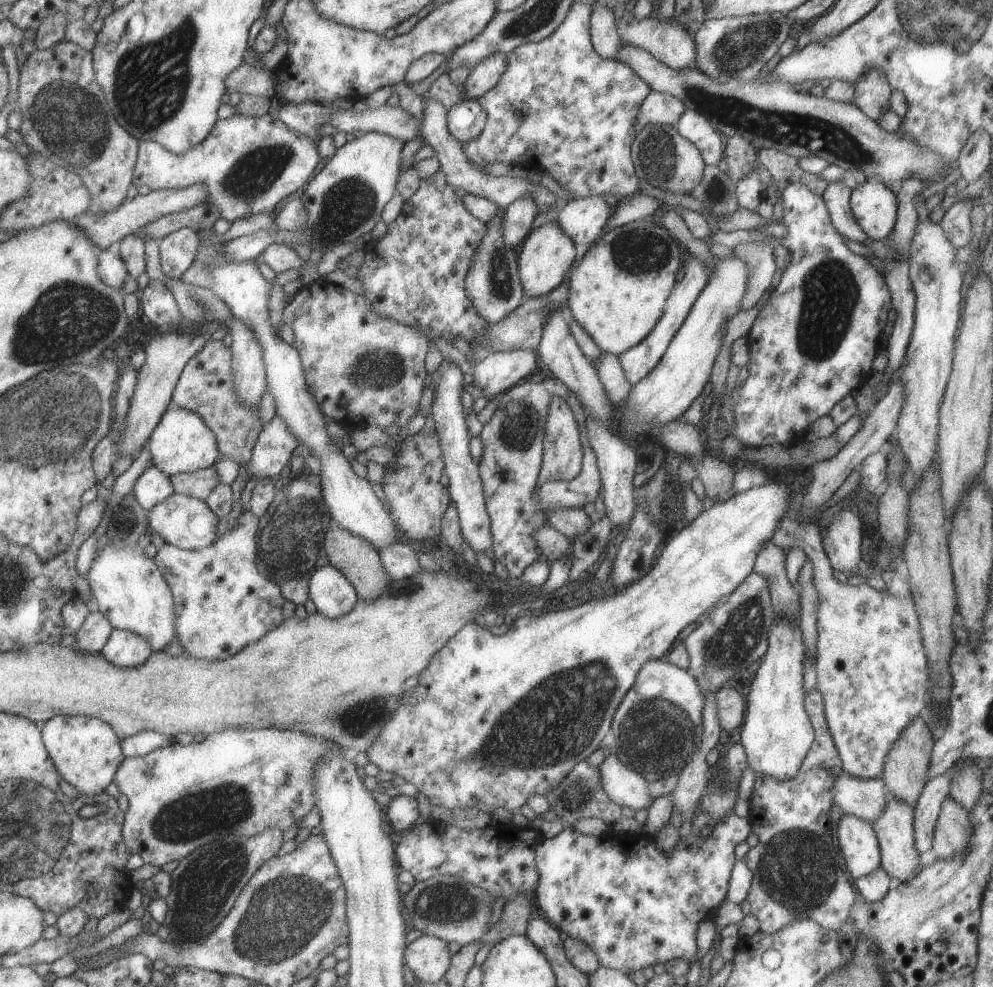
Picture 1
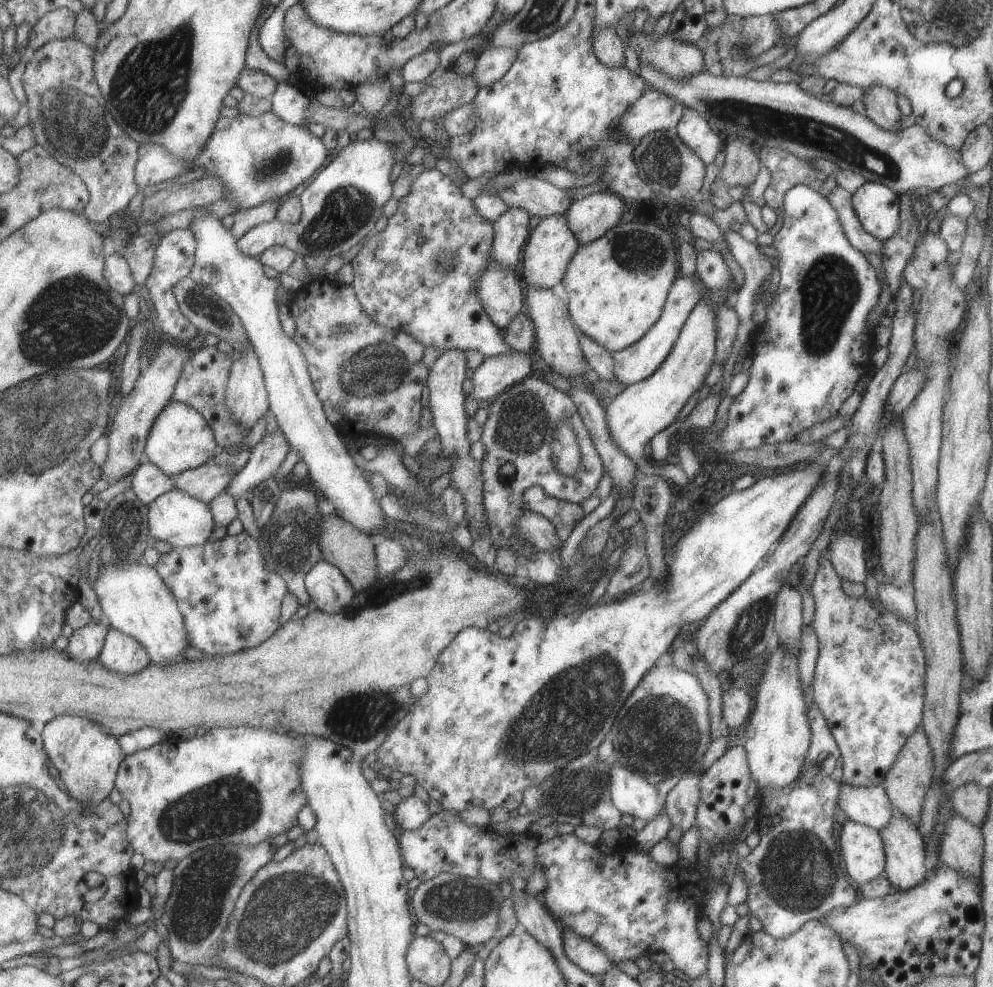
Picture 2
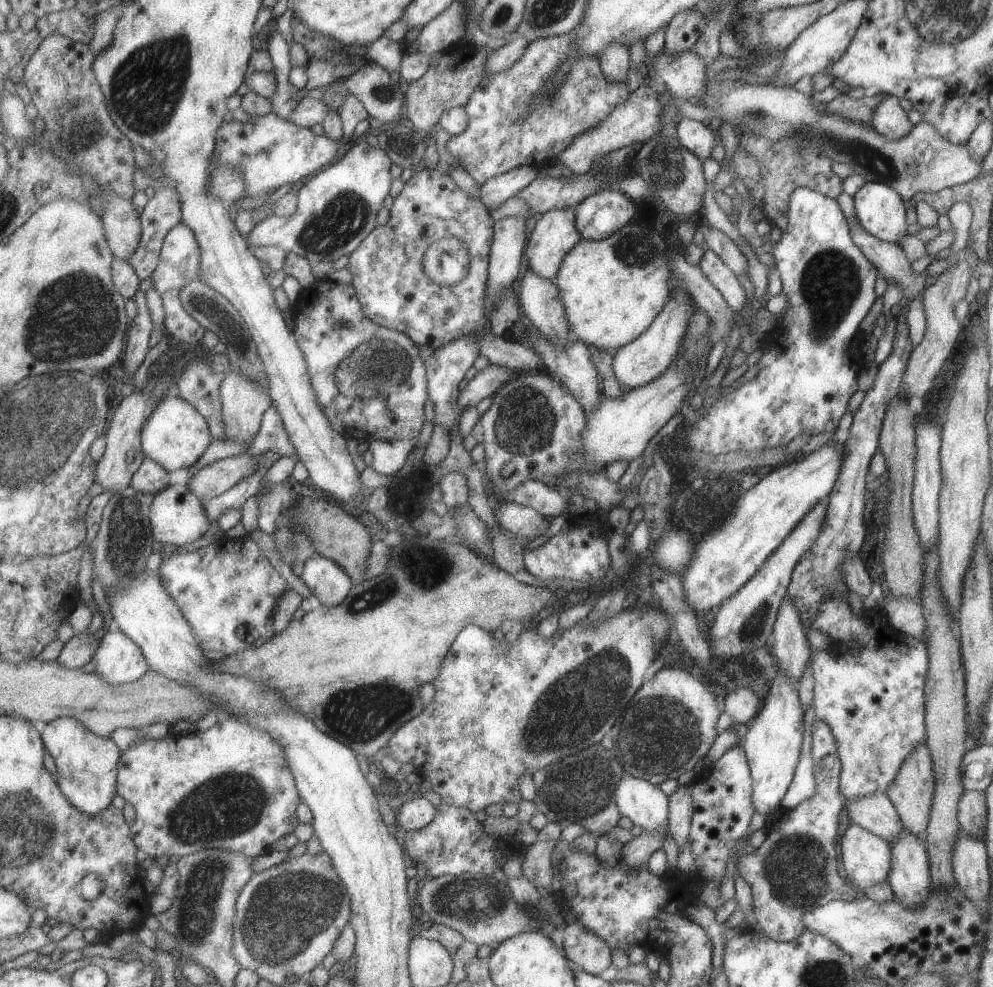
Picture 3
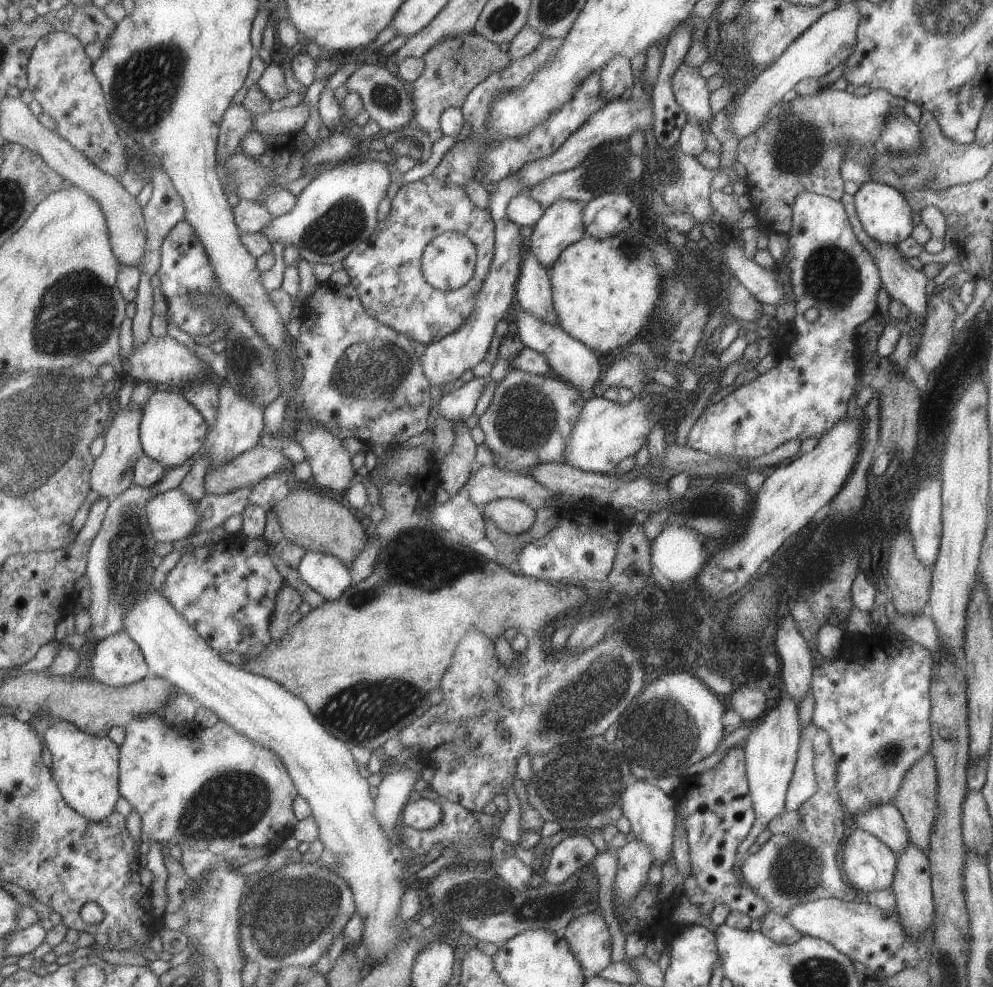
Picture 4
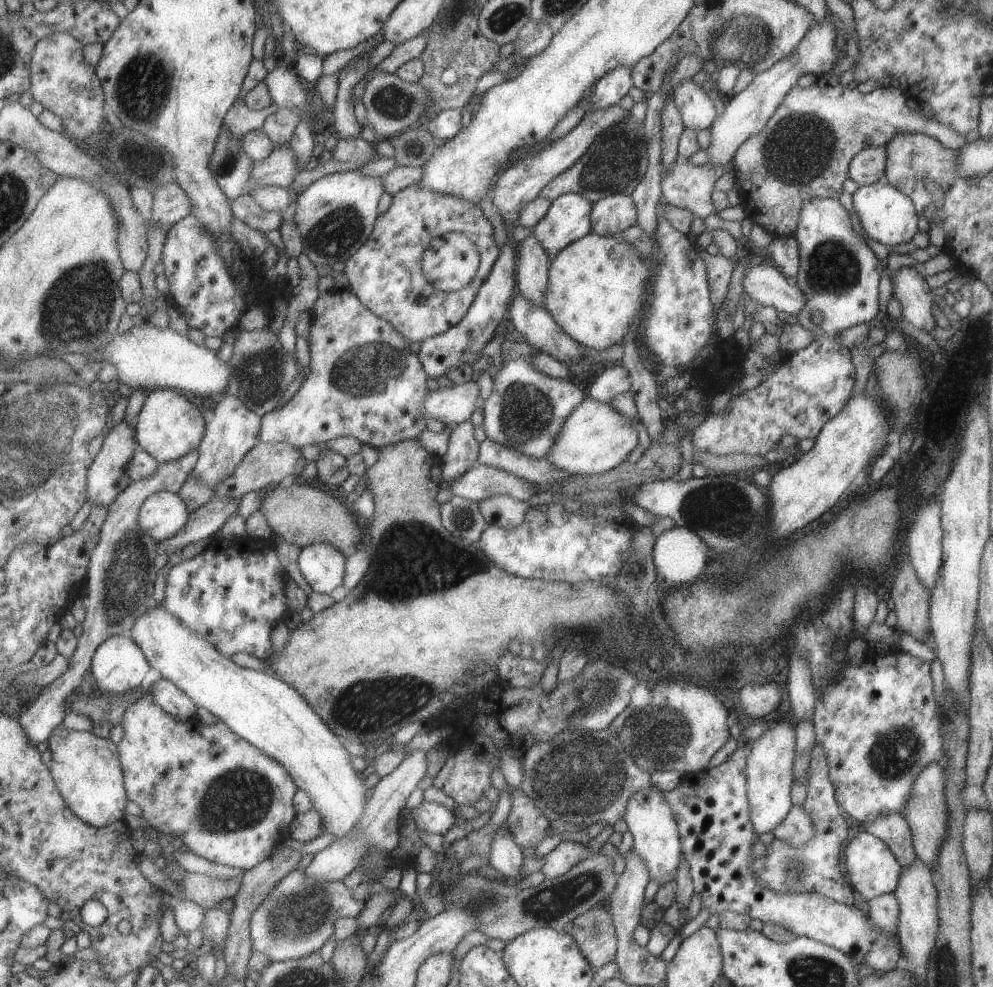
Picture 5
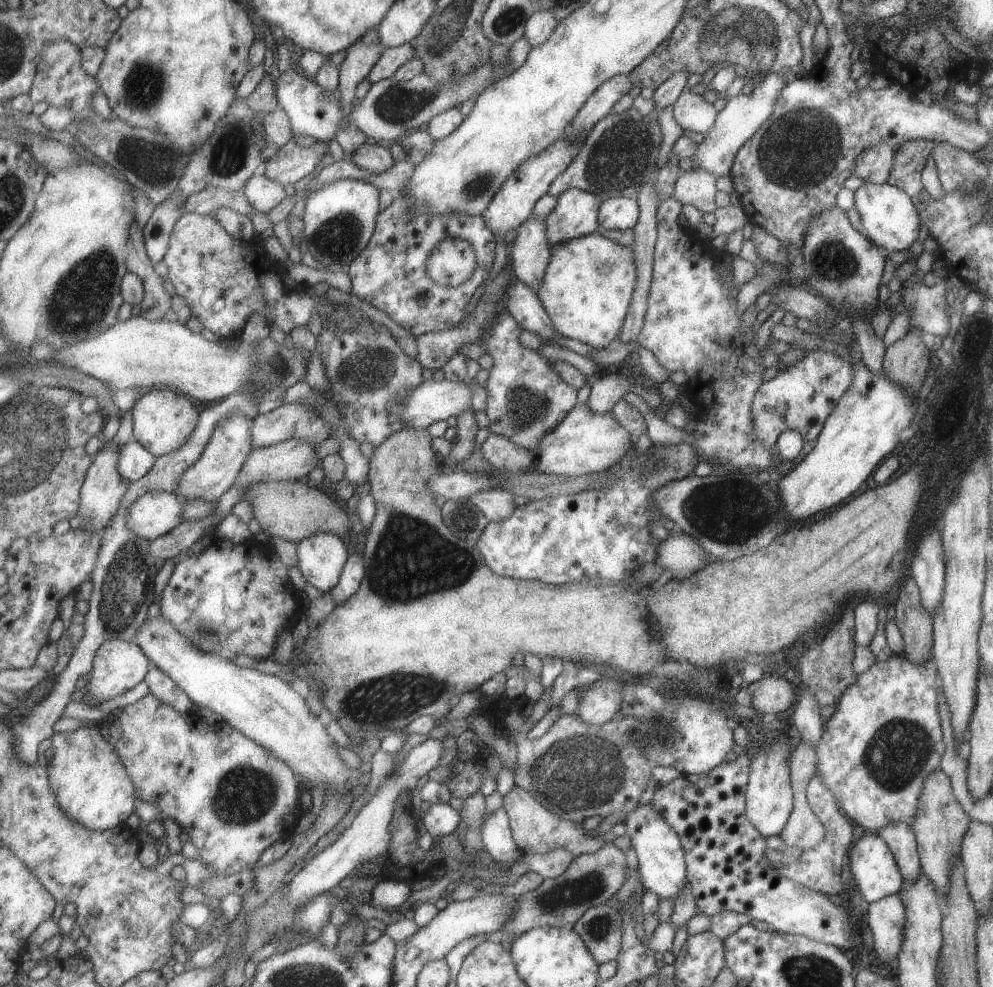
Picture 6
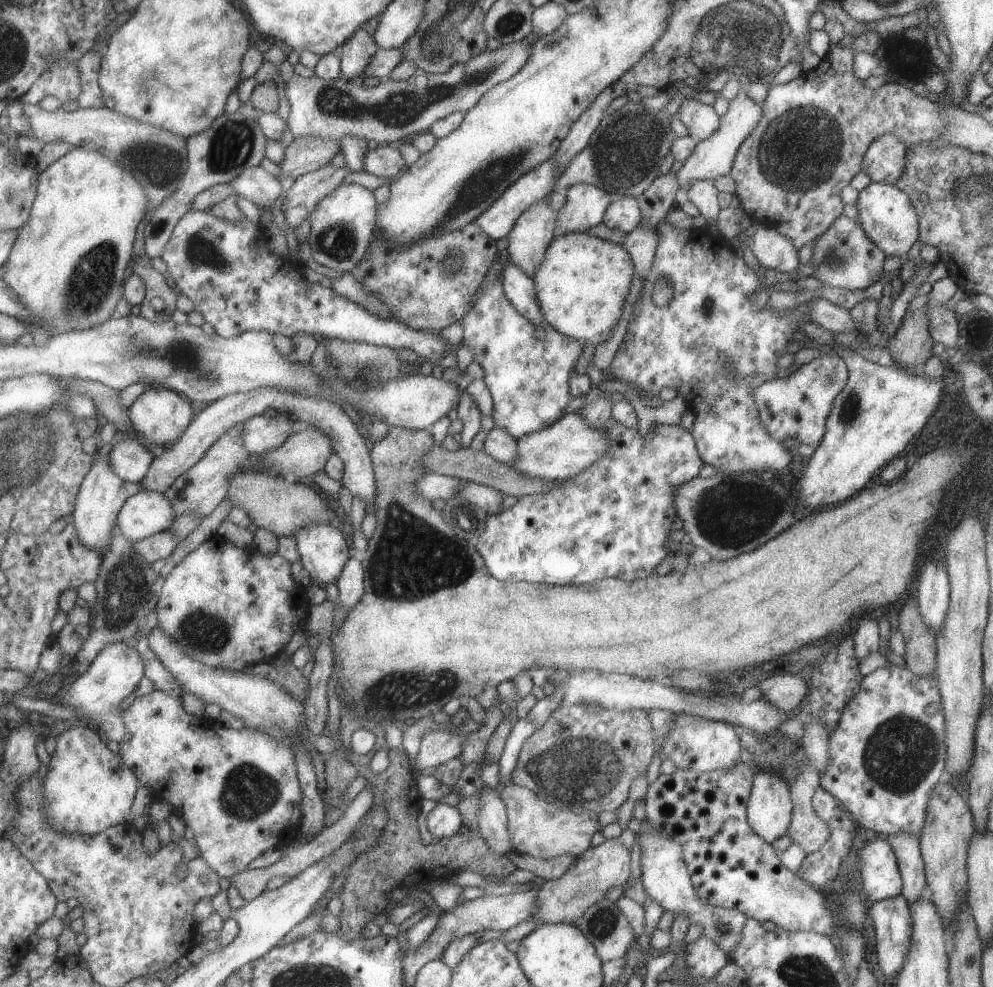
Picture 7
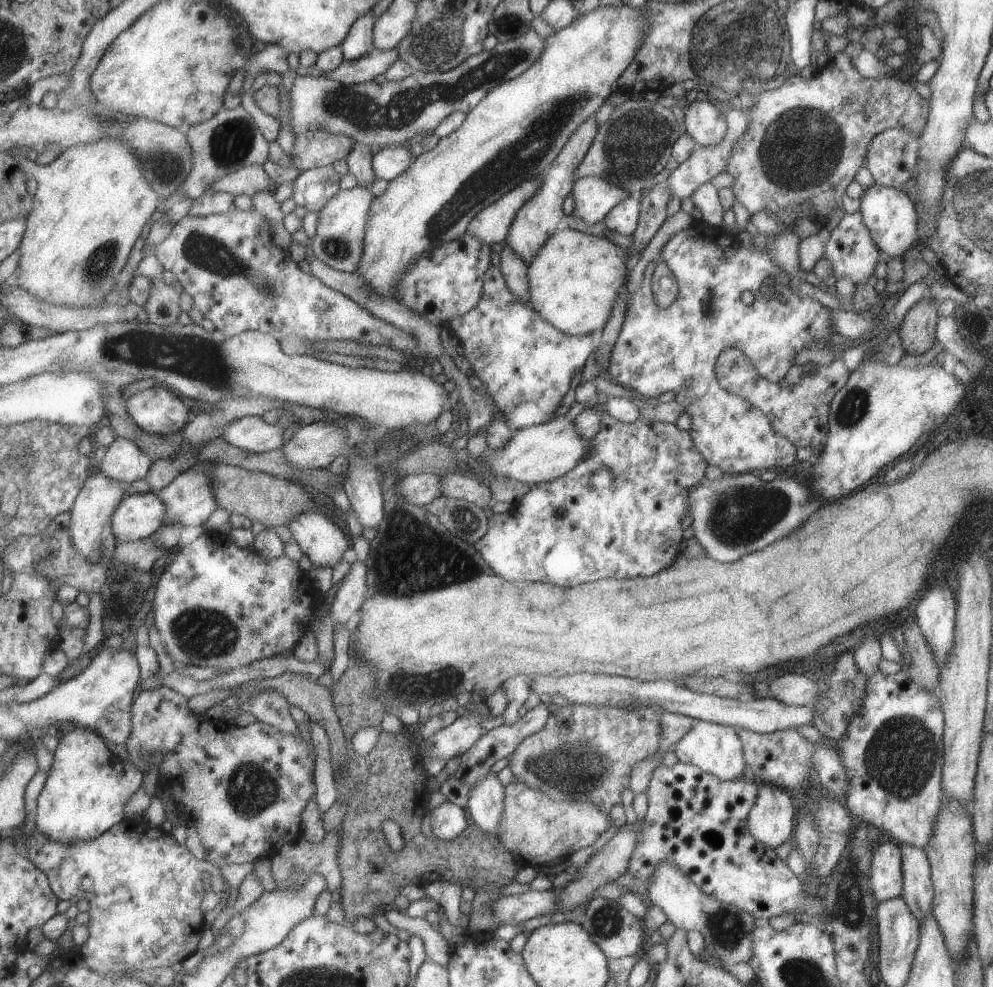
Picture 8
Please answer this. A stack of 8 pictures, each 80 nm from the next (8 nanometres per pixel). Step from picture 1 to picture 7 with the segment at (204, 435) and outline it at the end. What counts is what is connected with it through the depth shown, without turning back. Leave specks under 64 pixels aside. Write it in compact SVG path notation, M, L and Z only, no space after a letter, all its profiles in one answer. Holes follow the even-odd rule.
M163 386L147 387L129 409L135 432L142 435L147 443L163 448L171 448L186 433L196 417L191 400Z

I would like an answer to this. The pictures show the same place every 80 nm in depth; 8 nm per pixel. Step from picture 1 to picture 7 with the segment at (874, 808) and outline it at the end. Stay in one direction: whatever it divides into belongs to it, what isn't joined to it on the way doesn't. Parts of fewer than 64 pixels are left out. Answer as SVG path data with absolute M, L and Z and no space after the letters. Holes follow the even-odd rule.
M898 832L887 835L885 840L897 858L898 871L902 880L900 894L908 904L919 897L929 899L931 891L926 883L918 838L909 833Z

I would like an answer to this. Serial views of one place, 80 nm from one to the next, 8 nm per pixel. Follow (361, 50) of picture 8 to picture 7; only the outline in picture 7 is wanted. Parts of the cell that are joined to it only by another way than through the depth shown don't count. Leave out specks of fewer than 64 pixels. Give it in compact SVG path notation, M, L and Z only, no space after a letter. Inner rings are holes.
M365 25L355 29L338 49L341 79L355 82L354 79L364 74L377 49L374 38L365 31Z

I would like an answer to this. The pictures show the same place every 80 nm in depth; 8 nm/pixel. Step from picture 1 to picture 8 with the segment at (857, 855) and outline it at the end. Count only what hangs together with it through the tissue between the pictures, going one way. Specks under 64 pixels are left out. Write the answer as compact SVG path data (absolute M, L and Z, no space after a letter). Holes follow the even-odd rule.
M893 842L879 844L872 850L869 867L869 884L873 898L886 901L902 894L900 852Z

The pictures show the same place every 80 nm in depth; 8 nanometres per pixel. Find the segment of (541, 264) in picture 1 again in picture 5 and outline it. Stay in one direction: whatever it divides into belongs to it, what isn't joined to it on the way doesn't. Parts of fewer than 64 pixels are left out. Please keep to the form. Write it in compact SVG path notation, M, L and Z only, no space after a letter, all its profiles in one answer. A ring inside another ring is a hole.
M563 193L550 202L532 232L548 260L564 246L591 232L588 216L592 206L586 198L573 193Z

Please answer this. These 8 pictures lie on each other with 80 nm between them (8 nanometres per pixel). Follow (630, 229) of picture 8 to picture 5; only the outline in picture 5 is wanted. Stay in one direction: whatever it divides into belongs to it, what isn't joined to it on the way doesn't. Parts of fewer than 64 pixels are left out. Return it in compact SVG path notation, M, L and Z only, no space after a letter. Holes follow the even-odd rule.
M607 195L593 204L588 219L592 224L591 233L602 237L620 234L636 224L636 206L630 195Z

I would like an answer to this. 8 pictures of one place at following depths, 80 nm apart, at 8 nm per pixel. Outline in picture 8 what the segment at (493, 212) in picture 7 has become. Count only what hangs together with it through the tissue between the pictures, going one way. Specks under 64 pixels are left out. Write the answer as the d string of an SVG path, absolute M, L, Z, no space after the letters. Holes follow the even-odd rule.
M541 177L525 180L513 190L507 191L507 194L471 218L465 228L465 234L479 238L479 242L487 246L505 241L513 216L519 207L523 206L523 202L539 190L539 186L541 186Z

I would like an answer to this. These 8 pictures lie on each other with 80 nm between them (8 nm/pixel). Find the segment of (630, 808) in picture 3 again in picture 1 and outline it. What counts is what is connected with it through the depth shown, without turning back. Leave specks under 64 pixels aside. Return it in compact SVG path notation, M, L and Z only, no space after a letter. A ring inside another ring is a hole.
M610 750L596 768L601 781L601 788L615 803L633 808L648 810L652 803L648 796L649 783L637 772L625 766Z

